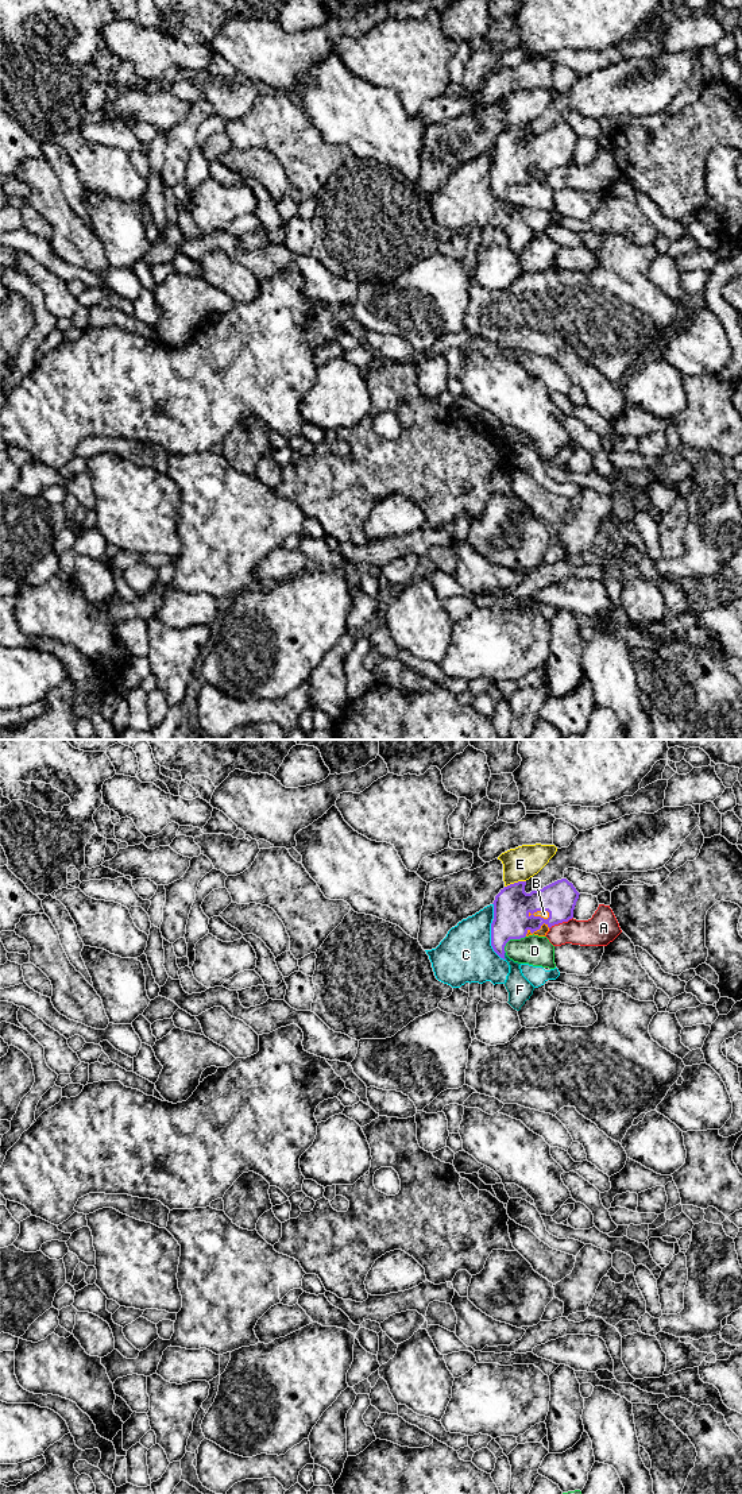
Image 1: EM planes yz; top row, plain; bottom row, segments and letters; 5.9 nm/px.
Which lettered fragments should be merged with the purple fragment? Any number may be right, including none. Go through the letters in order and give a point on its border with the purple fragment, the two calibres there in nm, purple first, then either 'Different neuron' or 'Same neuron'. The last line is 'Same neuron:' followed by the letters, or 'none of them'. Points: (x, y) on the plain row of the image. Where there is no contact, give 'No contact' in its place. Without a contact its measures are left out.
A: Touches purple at yz (560, 166). Thickness 200 nm (purple) against 180 nm. Different neuron
B: Touches purple at yz (537, 173). Thickness 220 nm (purple) against 50 nm. Same neuron
C: Touches purple at yz (491, 185). Thickness 220 nm (purple) against 320 nm. Different neuron
D: Touches purple at yz (511, 182). Thickness 220 nm (purple) against 180 nm. Different neuron
E: Touches purple at yz (514, 127). Thickness 220 nm (purple) against 200 nm. Different neuron
F: Touches purple at yz (503, 200). Thickness 220 nm (purple) against 150 nm. Same neuron
Same neuron: B, F

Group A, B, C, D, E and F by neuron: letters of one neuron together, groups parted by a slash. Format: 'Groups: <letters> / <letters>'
Groups: A / B F / C / D / E

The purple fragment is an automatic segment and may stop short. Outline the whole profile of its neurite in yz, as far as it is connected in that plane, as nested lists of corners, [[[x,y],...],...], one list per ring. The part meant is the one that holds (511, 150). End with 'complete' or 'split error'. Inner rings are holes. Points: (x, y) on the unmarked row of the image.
[[[567,123],[557,124],[542,134],[525,136],[526,126],[518,126],[501,134],[494,144],[494,165],[491,167],[491,190],[494,196],[510,209],[510,217],[505,227],[509,236],[509,248],[519,255],[533,239],[534,231],[522,220],[518,206],[506,200],[505,190],[510,184],[521,184],[529,179],[545,181],[554,169],[568,166],[573,162],[573,154],[579,136]]]; split error

